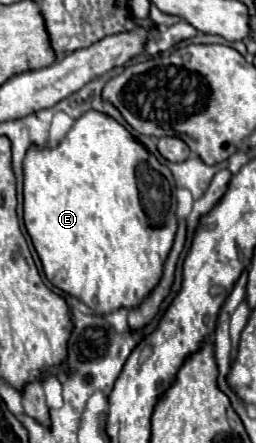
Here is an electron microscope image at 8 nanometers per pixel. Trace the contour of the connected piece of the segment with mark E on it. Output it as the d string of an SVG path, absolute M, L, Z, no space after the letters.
M94 110L84 112L66 138L56 146L56 148L30 148L26 158L24 158L24 224L30 234L30 240L38 252L38 258L42 262L42 270L48 278L48 282L62 292L78 298L84 302L94 314L108 316L116 310L134 310L142 304L142 300L158 286L162 272L164 272L164 262L172 250L176 230L178 230L178 218L176 218L176 206L174 206L174 178L166 166L162 166L122 124L116 120L98 114Z

